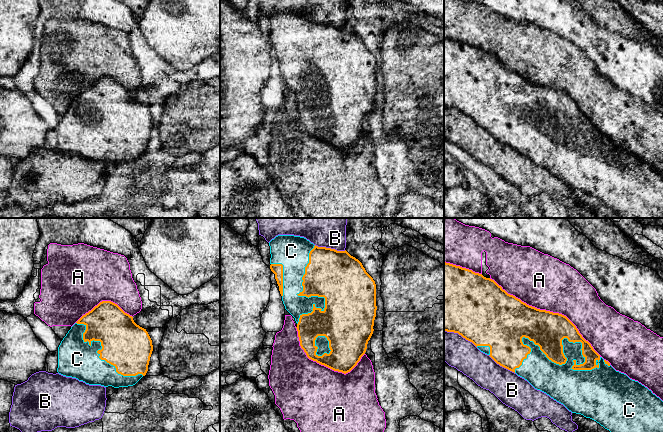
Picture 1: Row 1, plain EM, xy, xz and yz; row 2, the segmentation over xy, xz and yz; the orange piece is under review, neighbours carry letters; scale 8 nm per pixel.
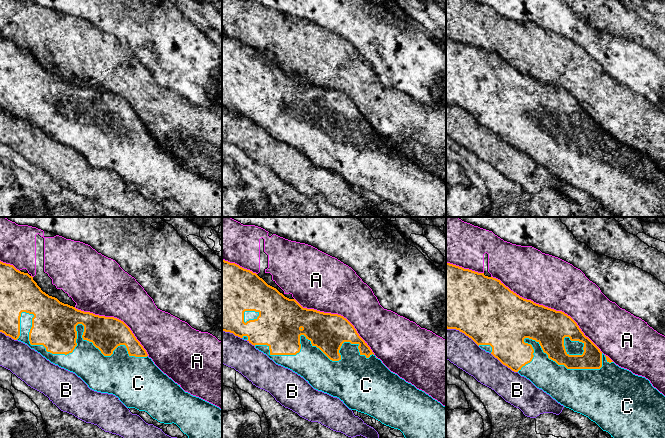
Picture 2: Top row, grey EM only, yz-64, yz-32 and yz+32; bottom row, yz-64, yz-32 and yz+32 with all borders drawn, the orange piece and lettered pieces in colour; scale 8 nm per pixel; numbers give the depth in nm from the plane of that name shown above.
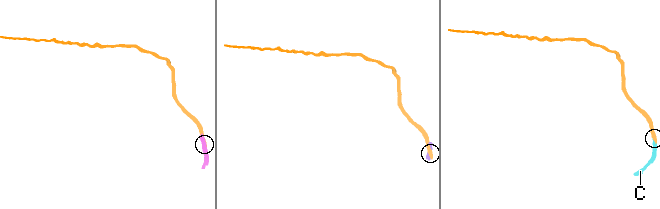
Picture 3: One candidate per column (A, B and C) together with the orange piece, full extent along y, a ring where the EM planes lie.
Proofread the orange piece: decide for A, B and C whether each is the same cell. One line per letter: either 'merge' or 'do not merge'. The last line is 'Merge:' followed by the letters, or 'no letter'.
A: do not merge
B: do not merge
C: merge
Merge: C

